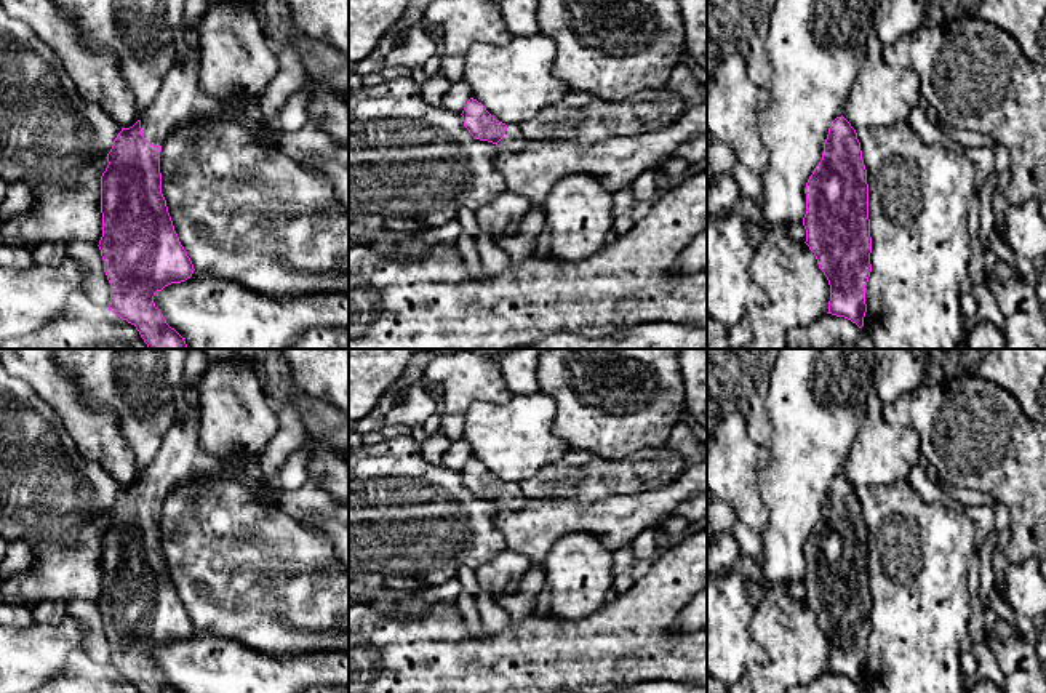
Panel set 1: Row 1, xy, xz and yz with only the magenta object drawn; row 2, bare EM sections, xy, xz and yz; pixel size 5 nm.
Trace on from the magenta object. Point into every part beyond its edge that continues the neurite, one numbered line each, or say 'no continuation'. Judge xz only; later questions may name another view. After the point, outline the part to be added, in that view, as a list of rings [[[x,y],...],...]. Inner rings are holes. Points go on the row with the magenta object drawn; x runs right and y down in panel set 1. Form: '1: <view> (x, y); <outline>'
1: xz (514, 140); [[[509,126],[504,138],[497,142],[499,152],[521,152],[531,149],[531,142],[518,126]]]

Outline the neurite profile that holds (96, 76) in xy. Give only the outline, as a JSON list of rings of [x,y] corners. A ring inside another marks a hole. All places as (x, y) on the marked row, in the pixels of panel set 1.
[[[56,0],[0,3],[10,18],[21,21],[56,53],[80,98],[99,106],[120,128],[130,128],[141,118],[134,93],[123,80],[115,54],[90,51],[62,16]]]

